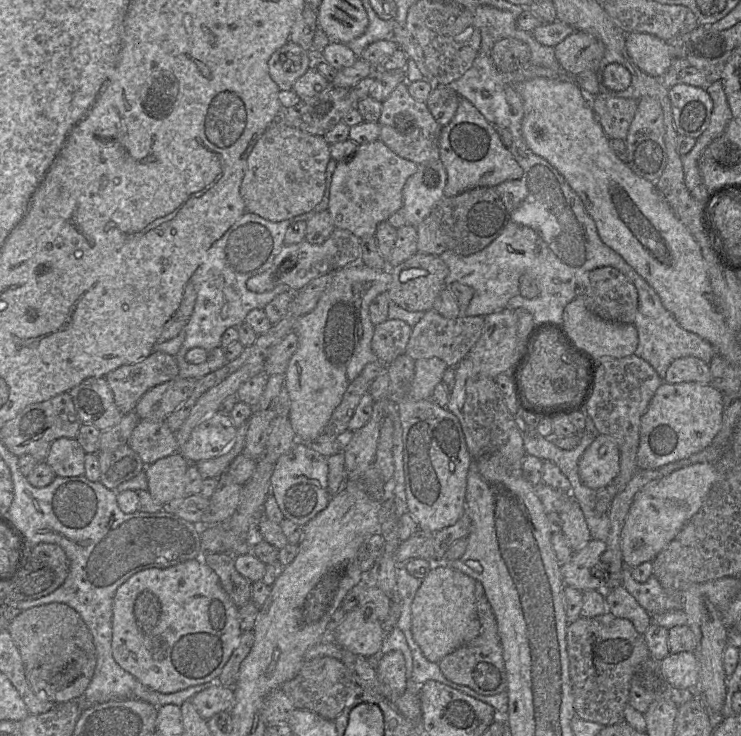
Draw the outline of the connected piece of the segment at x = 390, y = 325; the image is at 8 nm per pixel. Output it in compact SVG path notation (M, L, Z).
M387 319L375 325L371 348L377 359L389 365L399 355L405 354L412 328L402 320Z

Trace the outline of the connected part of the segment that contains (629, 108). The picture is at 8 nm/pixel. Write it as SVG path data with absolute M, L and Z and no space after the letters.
M598 92L592 110L609 139L624 140L635 116L638 100Z

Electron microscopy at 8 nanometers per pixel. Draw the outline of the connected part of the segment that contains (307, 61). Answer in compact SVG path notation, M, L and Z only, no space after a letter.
M288 41L273 52L268 61L269 74L280 90L291 90L294 82L314 66L314 54Z

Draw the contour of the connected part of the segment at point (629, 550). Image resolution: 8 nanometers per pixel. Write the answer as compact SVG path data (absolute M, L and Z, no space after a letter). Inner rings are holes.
M712 463L694 464L644 486L634 497L621 533L623 562L631 568L651 562L699 511L716 478L717 471ZM636 540L641 540L642 546L635 550Z

